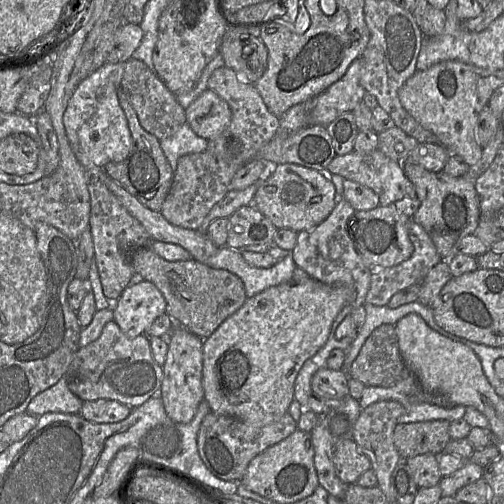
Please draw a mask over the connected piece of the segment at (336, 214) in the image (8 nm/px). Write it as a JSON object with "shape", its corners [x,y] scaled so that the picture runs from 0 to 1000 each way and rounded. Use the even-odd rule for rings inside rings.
{"shape":[[[681,391],[639,442],[617,456],[589,460],[589,482],[575,500],[587,528],[601,534],[617,552],[653,567],[690,573],[687,605],[696,607],[698,615],[726,603],[724,591],[738,544],[710,504],[690,458],[690,440],[704,419]]]}

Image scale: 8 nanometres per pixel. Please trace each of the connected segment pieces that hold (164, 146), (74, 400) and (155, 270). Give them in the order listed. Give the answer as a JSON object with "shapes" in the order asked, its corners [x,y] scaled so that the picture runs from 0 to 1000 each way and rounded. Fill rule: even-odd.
{"shapes":[[[[371,244],[343,270],[317,278],[319,296],[343,339],[357,312],[409,300],[413,286],[415,280],[391,270]]],[[[125,746],[111,762],[73,782],[54,806],[52,819],[71,827],[103,817],[155,821],[165,800],[135,770]]],[[[282,490],[262,502],[260,524],[272,546],[284,556],[302,560],[319,577],[331,601],[329,621],[345,639],[399,673],[409,673],[419,667],[492,593],[484,563],[470,546],[444,534],[421,532],[383,512],[371,518],[331,518],[306,502],[300,490]]]]}

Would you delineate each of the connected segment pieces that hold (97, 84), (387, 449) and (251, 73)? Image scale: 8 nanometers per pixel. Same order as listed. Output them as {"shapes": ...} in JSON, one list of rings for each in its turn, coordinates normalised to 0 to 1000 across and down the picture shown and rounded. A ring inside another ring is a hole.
{"shapes":[[[[208,125],[157,167],[135,202],[125,246],[141,294],[167,335],[242,321],[260,298],[260,264],[232,188],[246,135],[248,125]]],[[[752,796],[716,813],[702,847],[698,873],[716,889],[736,917],[736,931],[748,946],[748,964],[774,996],[774,948],[796,907],[780,881],[780,855],[802,808],[788,796]]],[[[452,56],[435,107],[446,133],[460,137],[478,165],[504,167],[530,135],[532,101],[514,73],[492,67],[488,56]]]]}

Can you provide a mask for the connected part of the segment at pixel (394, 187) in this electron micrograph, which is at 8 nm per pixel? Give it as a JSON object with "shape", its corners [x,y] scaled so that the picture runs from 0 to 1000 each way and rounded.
{"shape":[[[750,296],[732,304],[698,300],[687,308],[669,308],[649,329],[647,337],[657,345],[675,347],[683,355],[734,373],[750,387],[754,409],[780,407],[804,391],[825,391],[823,371],[806,351],[800,323],[770,313]]]}

